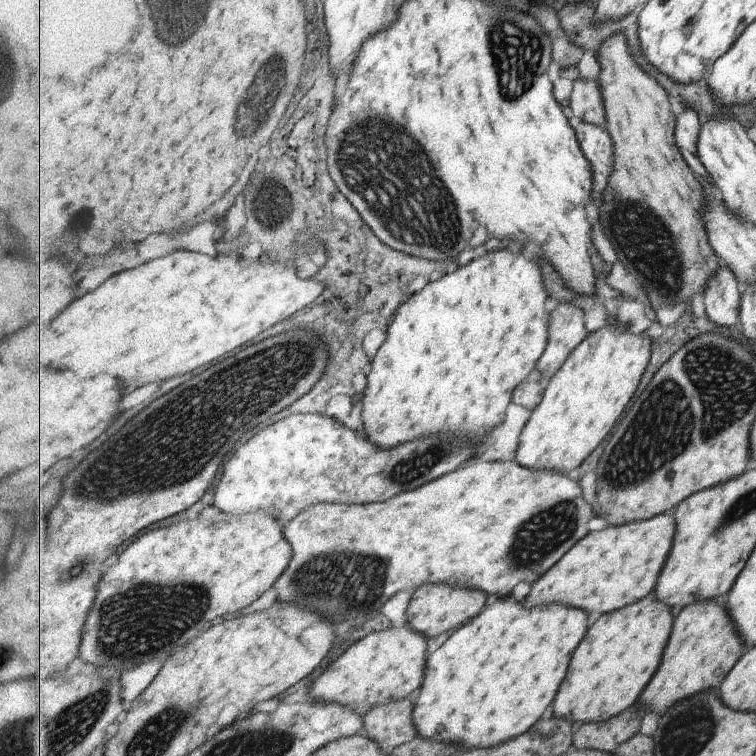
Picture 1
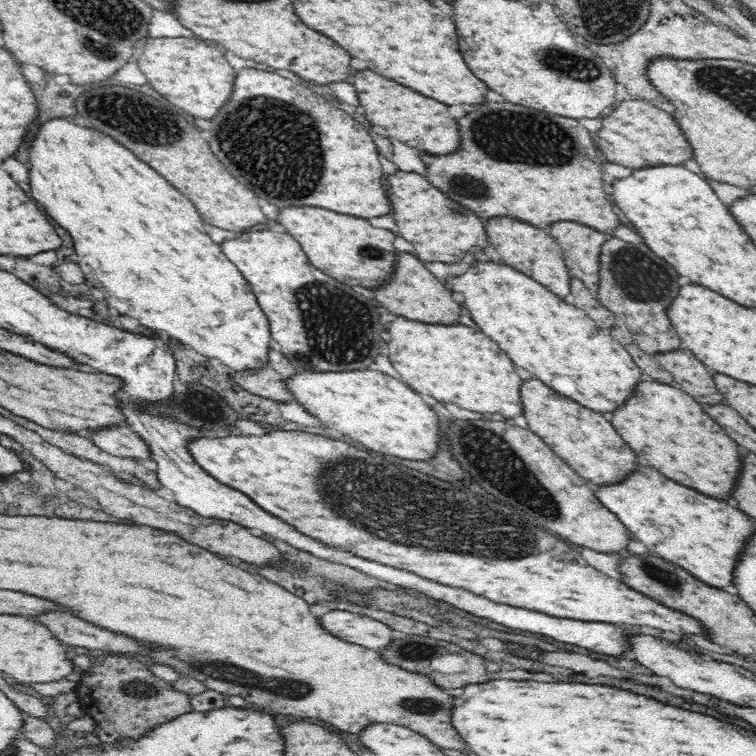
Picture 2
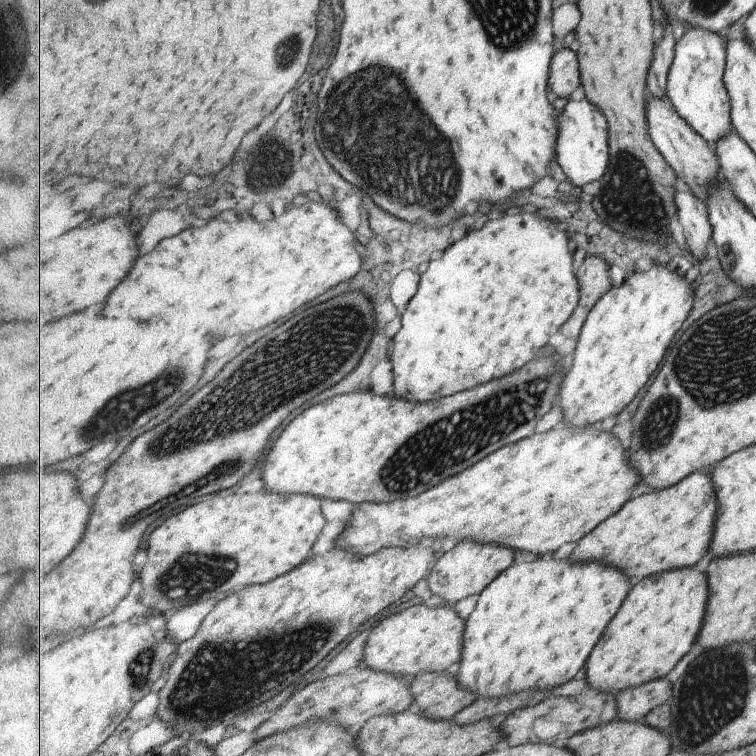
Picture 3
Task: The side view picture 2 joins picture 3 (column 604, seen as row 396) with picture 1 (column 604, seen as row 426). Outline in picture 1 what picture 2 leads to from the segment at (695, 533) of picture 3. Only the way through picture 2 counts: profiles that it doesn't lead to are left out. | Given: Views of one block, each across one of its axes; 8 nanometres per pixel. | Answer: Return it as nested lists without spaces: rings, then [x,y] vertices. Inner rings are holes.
[[[675,511],[589,533],[534,582],[524,604],[529,609],[552,604],[572,606],[584,609],[593,619],[635,604],[654,592],[675,538]]]

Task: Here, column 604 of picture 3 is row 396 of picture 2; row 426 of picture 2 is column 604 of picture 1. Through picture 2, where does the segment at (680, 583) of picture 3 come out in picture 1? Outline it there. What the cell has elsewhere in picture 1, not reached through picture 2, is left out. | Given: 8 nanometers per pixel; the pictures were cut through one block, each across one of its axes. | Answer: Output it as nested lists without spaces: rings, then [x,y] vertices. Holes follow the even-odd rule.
[[[655,592],[625,608],[605,613],[595,618],[588,628],[587,636],[572,656],[568,676],[551,706],[557,719],[568,720],[576,727],[583,723],[600,723],[619,716],[625,709],[637,704],[645,687],[652,682],[663,663],[672,630],[675,626],[676,612],[664,602],[654,597]]]

